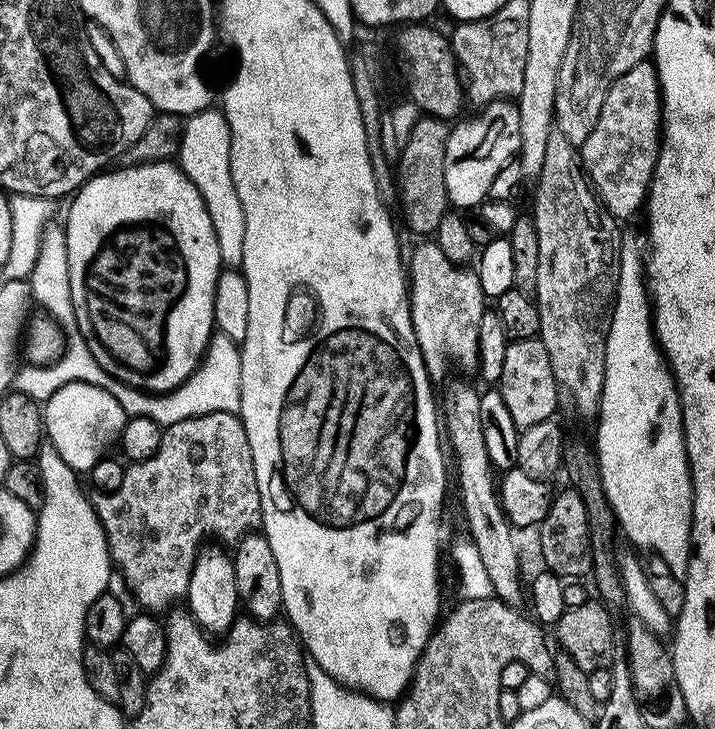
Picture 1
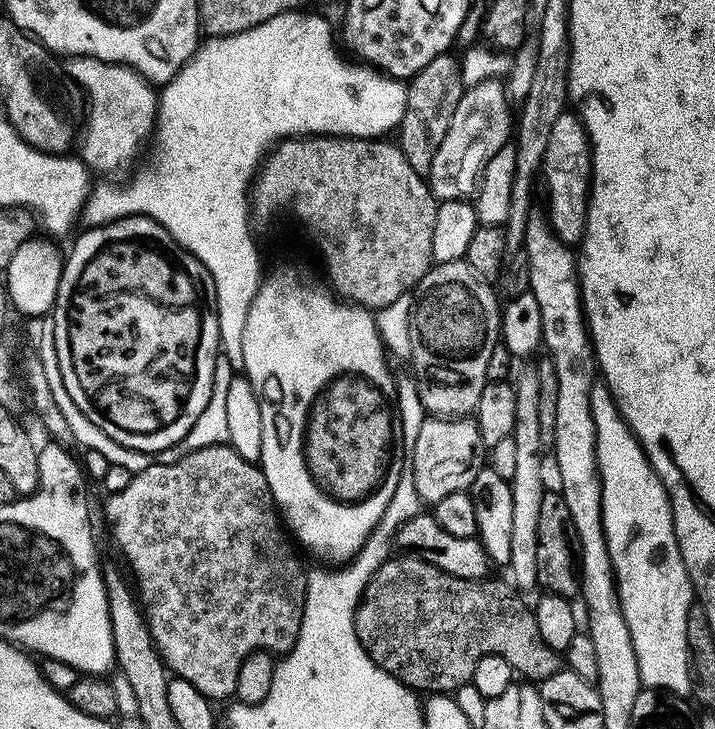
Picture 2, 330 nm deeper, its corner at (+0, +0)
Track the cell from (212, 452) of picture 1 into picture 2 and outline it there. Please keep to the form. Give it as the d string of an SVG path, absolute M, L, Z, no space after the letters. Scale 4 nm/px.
M228 443L215 444L206 446L202 450L185 452L169 464L152 463L146 470L133 475L130 486L126 486L126 490L113 492L107 499L108 501L104 500L102 504L107 531L112 531L112 540L120 547L120 552L124 555L129 570L132 571L131 579L134 581L134 588L138 593L138 600L142 605L143 616L148 622L152 640L164 660L165 668L173 677L190 682L190 686L194 686L198 694L202 694L210 701L219 702L235 693L238 670L242 670L242 662L246 662L248 656L256 652L287 654L294 646L294 642L298 642L298 630L302 630L308 572L300 561L299 554L296 553L297 545L273 501L272 491L264 477L263 468L251 460L242 458L242 454L234 451Z

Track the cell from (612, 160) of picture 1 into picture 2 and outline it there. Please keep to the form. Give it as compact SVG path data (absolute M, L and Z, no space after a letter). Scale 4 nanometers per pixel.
M565 110L550 129L542 165L542 180L543 176L544 196L548 199L548 227L563 244L579 245L584 239L588 217L588 189L592 187L592 150L583 119L575 111Z

